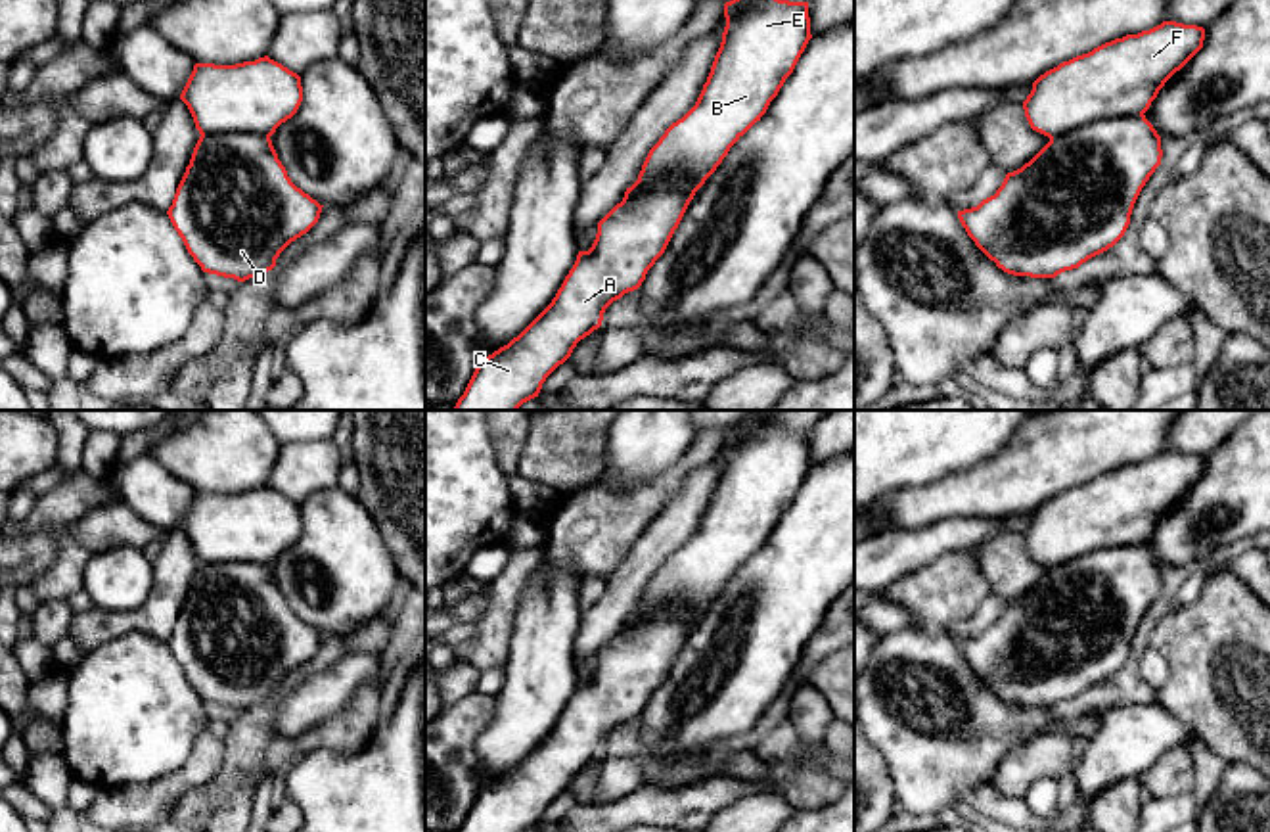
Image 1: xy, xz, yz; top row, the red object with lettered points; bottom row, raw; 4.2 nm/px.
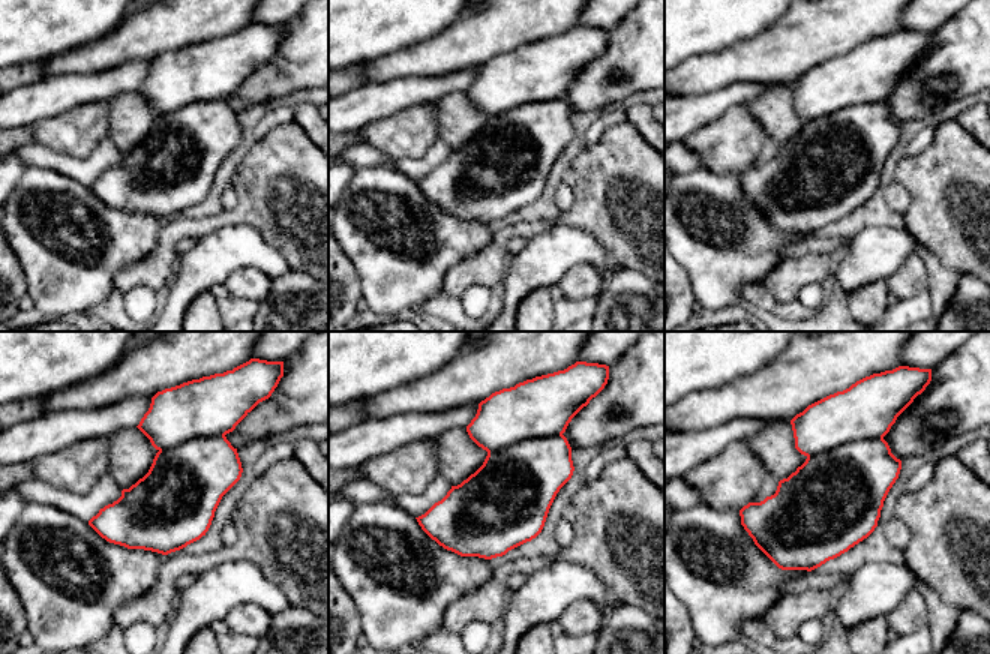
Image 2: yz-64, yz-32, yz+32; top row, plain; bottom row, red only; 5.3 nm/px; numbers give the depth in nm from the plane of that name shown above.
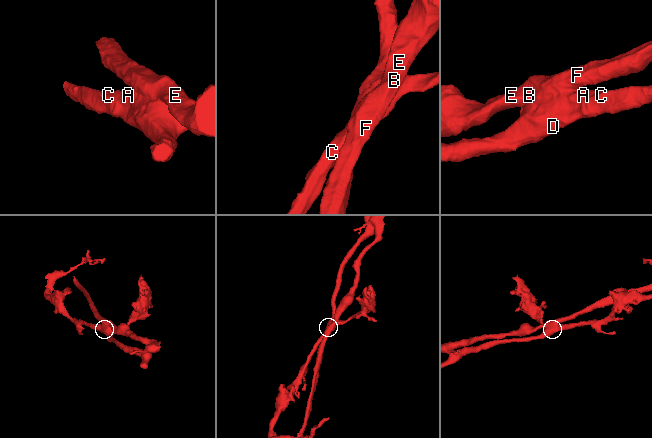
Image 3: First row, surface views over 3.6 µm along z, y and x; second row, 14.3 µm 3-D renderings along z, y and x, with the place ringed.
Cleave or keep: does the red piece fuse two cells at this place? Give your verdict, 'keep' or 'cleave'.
cleave

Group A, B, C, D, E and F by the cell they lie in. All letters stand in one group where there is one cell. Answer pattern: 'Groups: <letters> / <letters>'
Groups: A C D / B E F

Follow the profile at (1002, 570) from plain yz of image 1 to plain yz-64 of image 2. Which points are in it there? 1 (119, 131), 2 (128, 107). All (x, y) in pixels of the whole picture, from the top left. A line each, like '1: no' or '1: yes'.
1: yes
2: yes

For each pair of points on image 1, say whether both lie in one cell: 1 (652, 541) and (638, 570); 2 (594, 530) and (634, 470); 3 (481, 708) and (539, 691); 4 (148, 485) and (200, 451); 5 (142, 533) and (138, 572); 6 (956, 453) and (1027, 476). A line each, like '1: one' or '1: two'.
1: one
2: two
3: two
4: two
5: two
6: two

